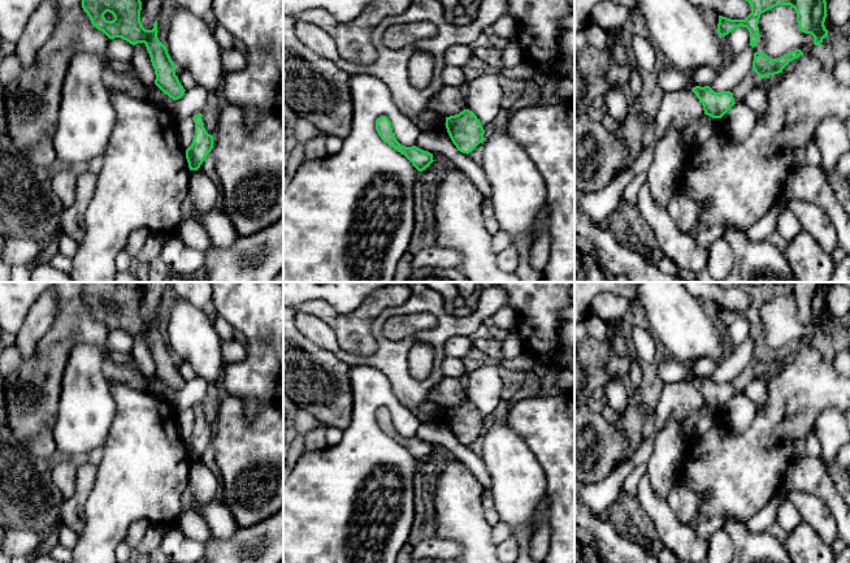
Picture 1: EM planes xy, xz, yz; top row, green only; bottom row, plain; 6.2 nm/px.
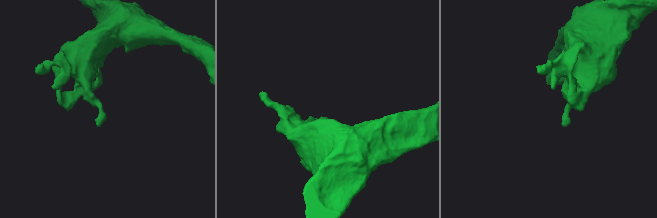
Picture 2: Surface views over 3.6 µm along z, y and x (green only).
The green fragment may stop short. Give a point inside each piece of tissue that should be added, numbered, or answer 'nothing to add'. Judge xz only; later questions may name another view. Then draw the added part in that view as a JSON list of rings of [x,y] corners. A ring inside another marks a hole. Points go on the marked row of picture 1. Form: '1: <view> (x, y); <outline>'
nothing to add

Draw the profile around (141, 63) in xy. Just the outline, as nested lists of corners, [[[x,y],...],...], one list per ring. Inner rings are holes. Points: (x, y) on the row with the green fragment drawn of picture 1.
[[[144,43],[134,46],[131,68],[136,72],[138,77],[146,86],[155,85],[156,74]]]

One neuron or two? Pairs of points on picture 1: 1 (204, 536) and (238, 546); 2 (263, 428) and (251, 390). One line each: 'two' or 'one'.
1: two
2: two

